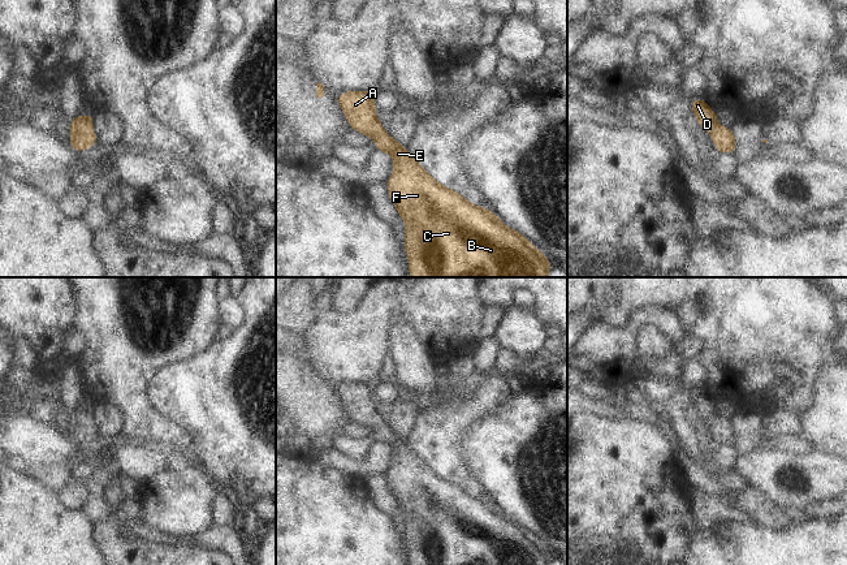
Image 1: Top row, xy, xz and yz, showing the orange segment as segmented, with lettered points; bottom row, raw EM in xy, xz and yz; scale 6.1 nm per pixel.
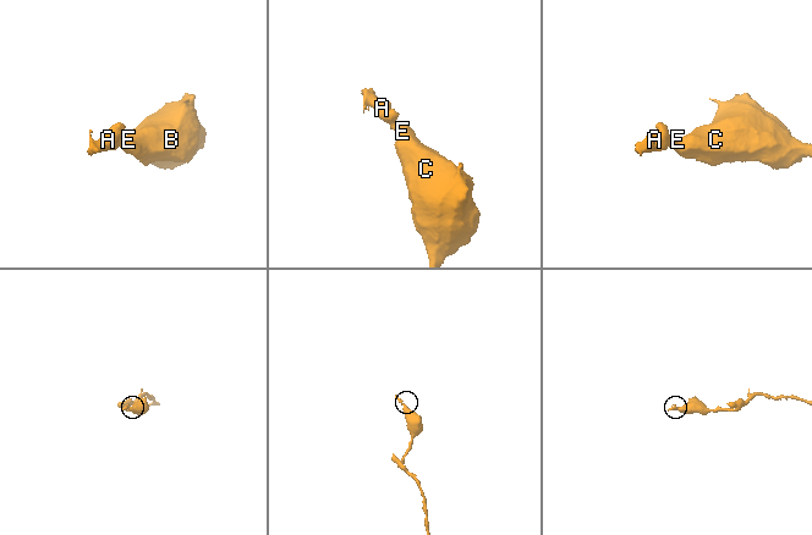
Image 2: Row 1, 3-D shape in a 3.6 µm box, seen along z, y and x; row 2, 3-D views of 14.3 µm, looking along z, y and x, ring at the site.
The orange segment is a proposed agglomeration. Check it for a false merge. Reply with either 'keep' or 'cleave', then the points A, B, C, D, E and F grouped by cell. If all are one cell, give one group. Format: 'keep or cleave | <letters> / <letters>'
keep | A B C D E F

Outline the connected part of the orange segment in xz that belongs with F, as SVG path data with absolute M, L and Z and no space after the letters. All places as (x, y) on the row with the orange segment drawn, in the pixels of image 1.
M349 91L337 95L350 128L371 137L379 151L393 156L394 171L388 190L403 217L405 247L411 277L546 277L550 260L520 233L509 229L488 208L480 208L461 194L440 185L389 137L375 112L375 94Z

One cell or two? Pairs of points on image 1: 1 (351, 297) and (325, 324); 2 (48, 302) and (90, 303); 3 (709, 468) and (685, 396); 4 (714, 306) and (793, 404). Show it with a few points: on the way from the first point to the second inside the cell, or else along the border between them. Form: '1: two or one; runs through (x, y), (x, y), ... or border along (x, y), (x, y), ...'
1: two; border along (363, 296), (351, 311), (337, 313), (332, 310)
2: two; border along (74, 290), (78, 298), (77, 324)
3: one; runs through (694, 449), (679, 423), (679, 414)
4: one; runs through (740, 323), (795, 378)

